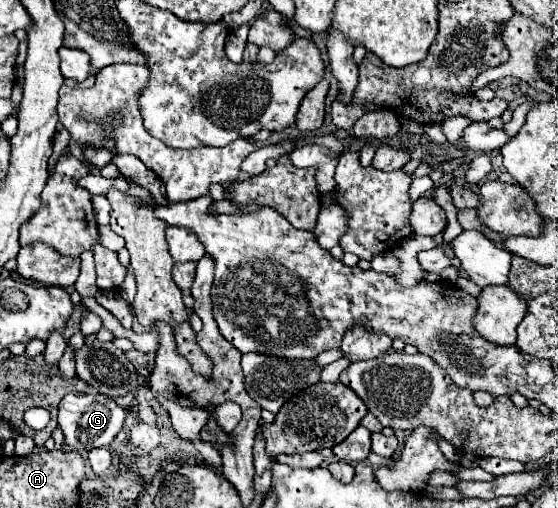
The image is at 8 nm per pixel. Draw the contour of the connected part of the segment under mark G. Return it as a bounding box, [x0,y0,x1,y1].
[58,393,124,451]

